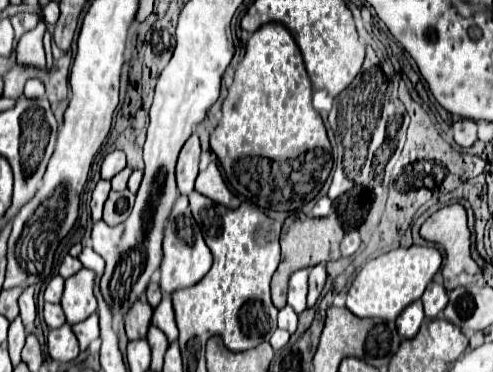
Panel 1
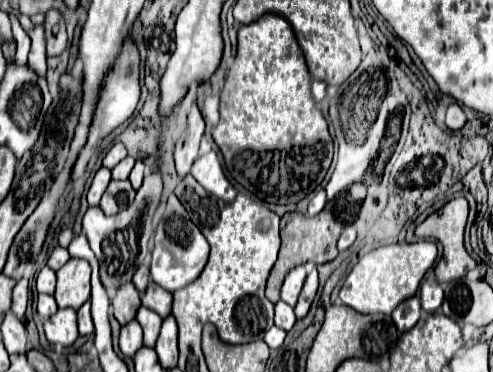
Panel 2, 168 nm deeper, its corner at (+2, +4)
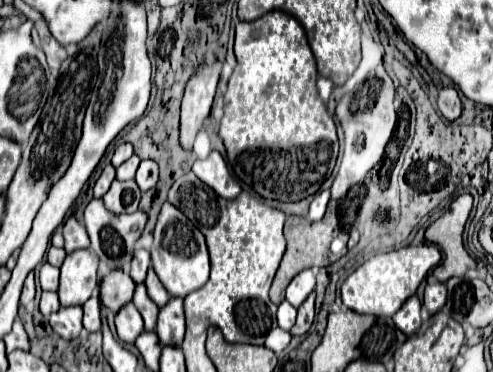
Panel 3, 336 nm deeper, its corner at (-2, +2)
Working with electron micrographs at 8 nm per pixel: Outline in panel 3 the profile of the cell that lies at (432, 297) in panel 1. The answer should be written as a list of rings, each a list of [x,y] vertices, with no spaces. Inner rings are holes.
[[[428,278],[426,290],[424,290],[424,306],[430,310],[430,314],[436,314],[446,302],[446,288],[442,282]]]

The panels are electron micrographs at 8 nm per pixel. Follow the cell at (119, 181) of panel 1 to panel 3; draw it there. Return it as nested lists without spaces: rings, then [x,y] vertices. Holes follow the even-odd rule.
[[[134,154],[132,158],[128,158],[124,164],[120,164],[120,168],[116,168],[116,178],[118,180],[132,180],[136,174],[136,168],[140,164],[140,158]]]

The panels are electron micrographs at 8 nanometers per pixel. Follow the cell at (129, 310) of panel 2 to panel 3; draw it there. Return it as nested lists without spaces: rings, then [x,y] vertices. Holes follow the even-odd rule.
[[[108,272],[100,280],[100,302],[102,306],[110,308],[112,312],[118,312],[120,306],[124,306],[128,300],[132,300],[134,294],[134,282],[124,272]]]

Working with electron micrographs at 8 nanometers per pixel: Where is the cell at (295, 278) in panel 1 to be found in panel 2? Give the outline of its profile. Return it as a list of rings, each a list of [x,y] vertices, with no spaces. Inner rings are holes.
[[[296,266],[286,274],[286,280],[282,284],[282,300],[290,306],[296,306],[296,300],[300,296],[302,284],[306,278],[306,268],[304,266]]]

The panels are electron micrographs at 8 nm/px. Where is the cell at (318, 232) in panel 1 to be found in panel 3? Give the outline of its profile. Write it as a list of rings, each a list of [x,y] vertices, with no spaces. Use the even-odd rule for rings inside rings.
[[[330,200],[328,204],[328,210],[324,214],[324,218],[320,222],[310,222],[302,216],[288,216],[286,220],[286,226],[284,226],[284,236],[286,236],[286,242],[288,242],[288,248],[286,248],[286,254],[280,262],[280,268],[276,272],[276,278],[272,282],[272,288],[270,288],[270,300],[274,304],[280,304],[284,300],[284,290],[286,286],[290,284],[290,280],[306,270],[306,268],[324,268],[324,266],[330,266],[332,262],[336,262],[340,256],[346,254],[346,242],[348,242],[348,234],[344,234],[340,230],[340,222],[338,222],[338,210],[336,210],[336,202]],[[334,240],[340,240],[340,252],[334,254],[332,250],[332,244]]]

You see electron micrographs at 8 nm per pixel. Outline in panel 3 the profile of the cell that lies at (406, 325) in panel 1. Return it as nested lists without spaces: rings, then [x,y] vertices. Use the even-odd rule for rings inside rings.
[[[412,296],[412,298],[408,298],[404,304],[402,304],[402,308],[392,316],[392,320],[394,320],[394,324],[404,332],[404,334],[414,334],[418,328],[420,328],[420,324],[422,324],[422,320],[420,320],[420,300],[416,298],[416,296]]]

